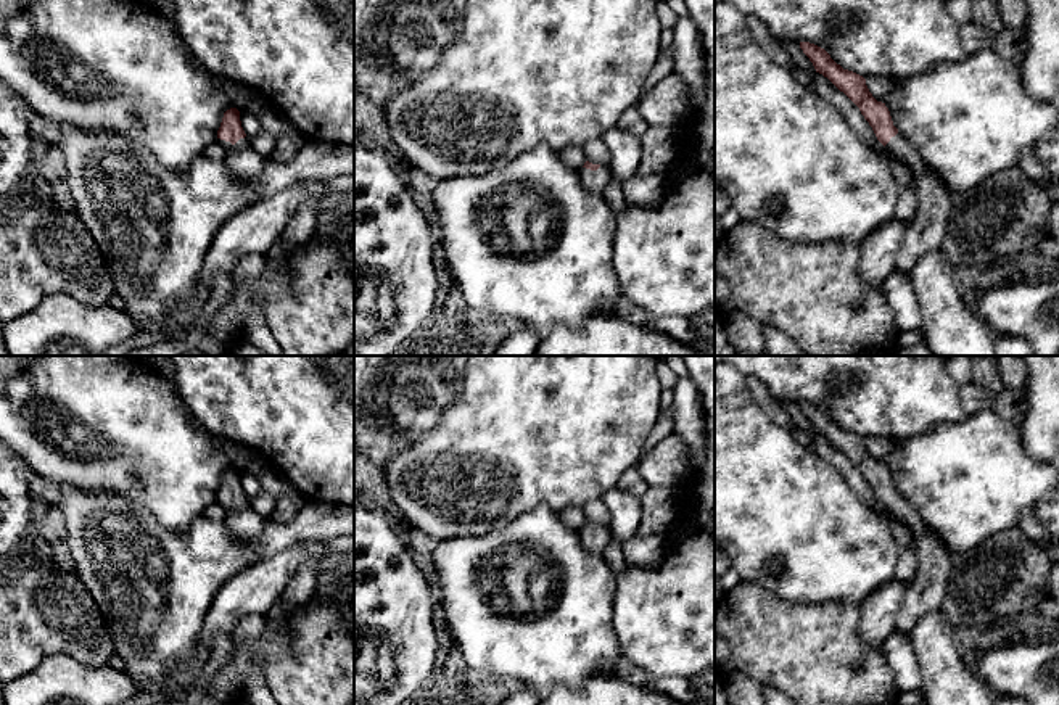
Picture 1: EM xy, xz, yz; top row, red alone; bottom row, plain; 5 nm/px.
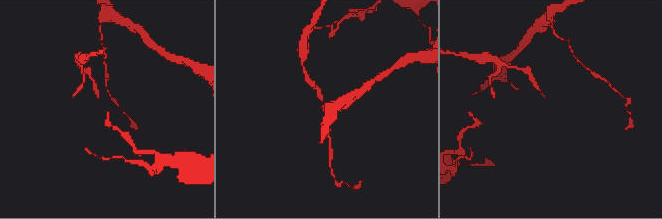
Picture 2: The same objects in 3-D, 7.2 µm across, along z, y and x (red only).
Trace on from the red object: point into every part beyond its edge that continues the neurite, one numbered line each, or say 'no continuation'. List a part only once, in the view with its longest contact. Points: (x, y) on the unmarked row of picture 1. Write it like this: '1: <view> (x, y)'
1: xy (243, 502)

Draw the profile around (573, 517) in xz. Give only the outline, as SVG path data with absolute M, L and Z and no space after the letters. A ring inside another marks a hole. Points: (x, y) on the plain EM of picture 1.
M567 507L560 512L560 518L563 520L563 523L573 530L573 531L579 531L583 530L584 523L586 523L586 517L581 507Z

